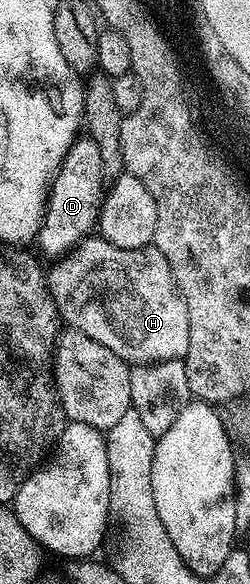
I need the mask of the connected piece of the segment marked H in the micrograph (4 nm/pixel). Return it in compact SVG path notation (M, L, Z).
M95 234L83 240L63 256L58 257L52 264L55 265L47 272L47 285L64 325L75 328L81 334L93 338L93 342L101 342L101 346L113 350L113 354L117 354L117 358L121 358L129 366L163 365L167 361L183 360L186 357L189 350L189 310L185 310L185 302L175 285L173 270L169 270L169 262L165 262L165 254L161 254L161 250L157 250L154 246L146 248L113 246L108 240L103 239L102 235Z

